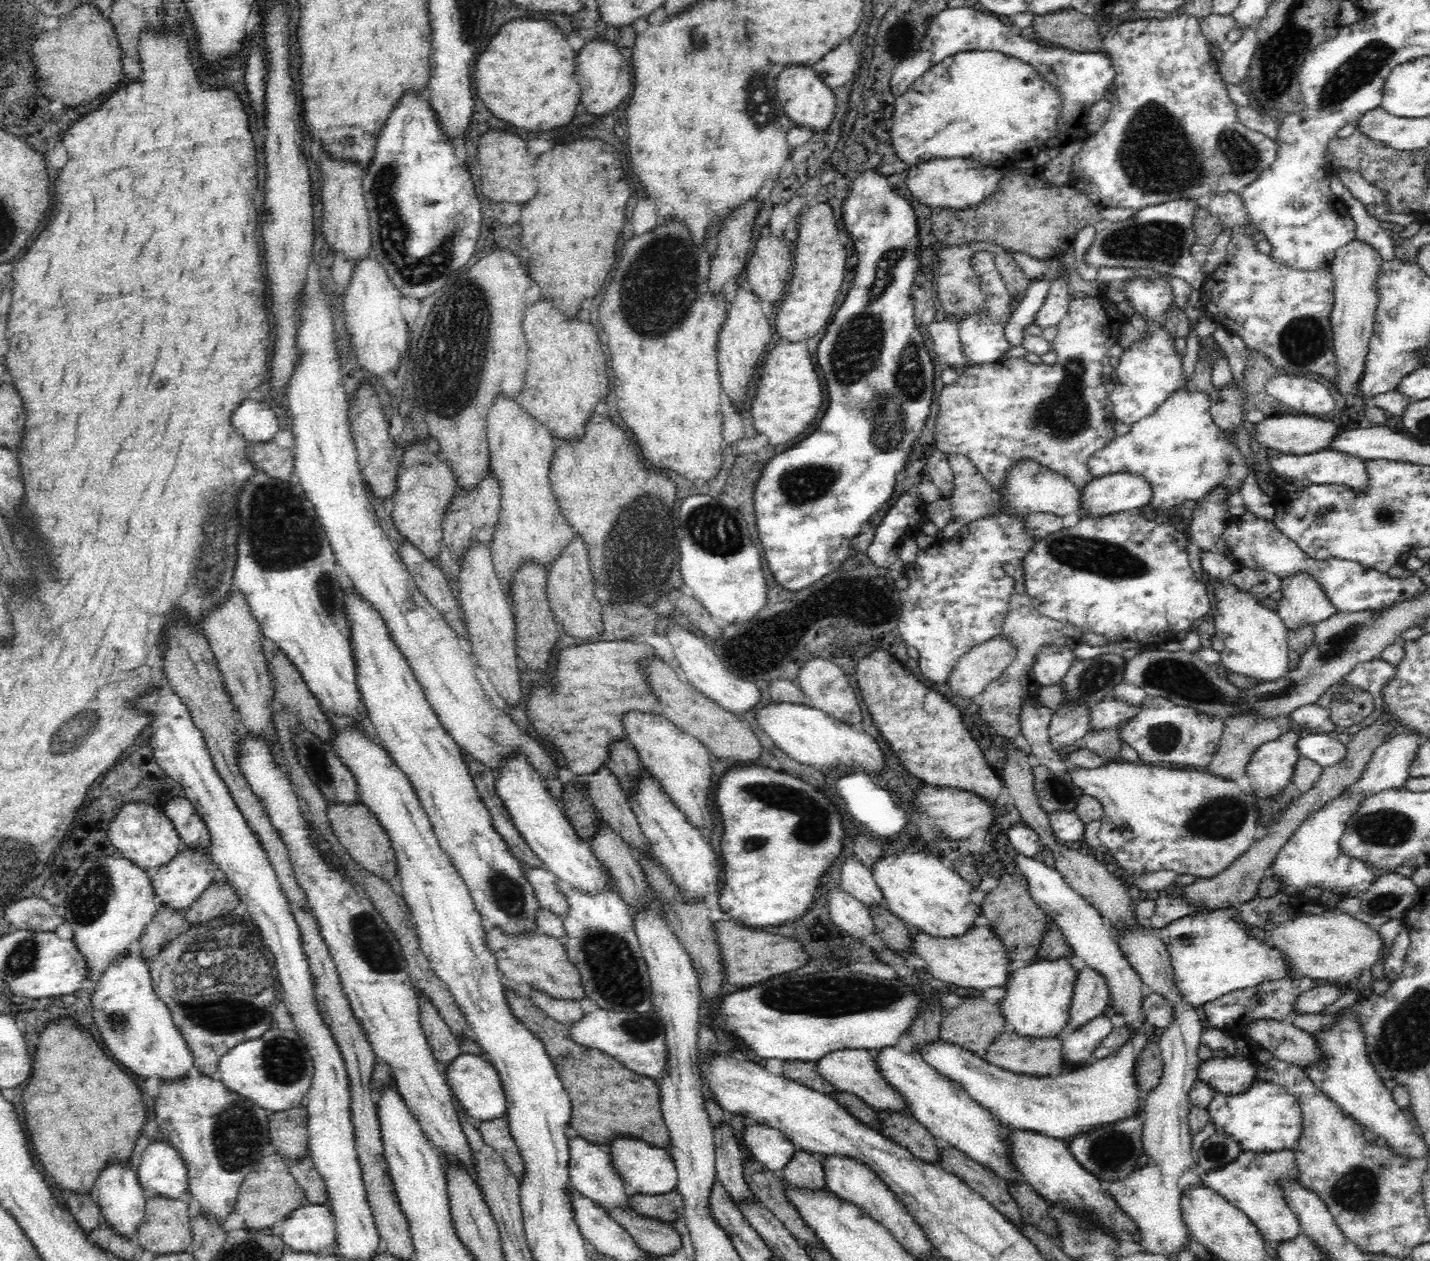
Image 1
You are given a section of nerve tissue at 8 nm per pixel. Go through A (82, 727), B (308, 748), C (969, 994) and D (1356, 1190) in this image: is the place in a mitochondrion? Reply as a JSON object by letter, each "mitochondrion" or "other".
{"A":"mitochondrion","B":"mitochondrion","C":"other","D":"mitochondrion"}

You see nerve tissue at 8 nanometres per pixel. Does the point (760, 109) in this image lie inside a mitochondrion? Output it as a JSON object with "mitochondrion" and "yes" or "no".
{"mitochondrion":"yes"}

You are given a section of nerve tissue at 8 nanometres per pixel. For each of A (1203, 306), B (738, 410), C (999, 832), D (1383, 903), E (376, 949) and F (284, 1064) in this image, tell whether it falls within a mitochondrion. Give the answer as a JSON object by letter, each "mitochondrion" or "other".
{"A":"other","B":"other","C":"other","D":"mitochondrion","E":"mitochondrion","F":"mitochondrion"}

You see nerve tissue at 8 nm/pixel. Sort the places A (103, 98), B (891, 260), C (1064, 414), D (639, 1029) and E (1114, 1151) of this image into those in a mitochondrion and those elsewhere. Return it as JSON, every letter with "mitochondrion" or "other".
{"A":"other","B":"mitochondrion","C":"mitochondrion","D":"mitochondrion","E":"mitochondrion"}

